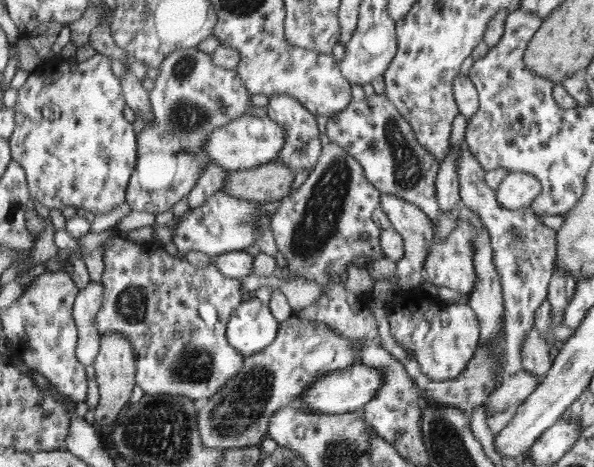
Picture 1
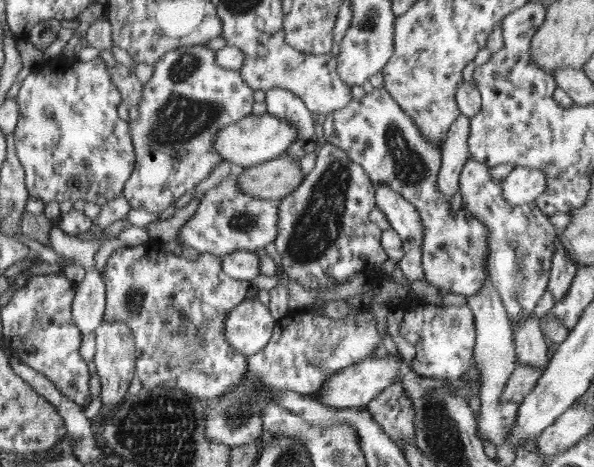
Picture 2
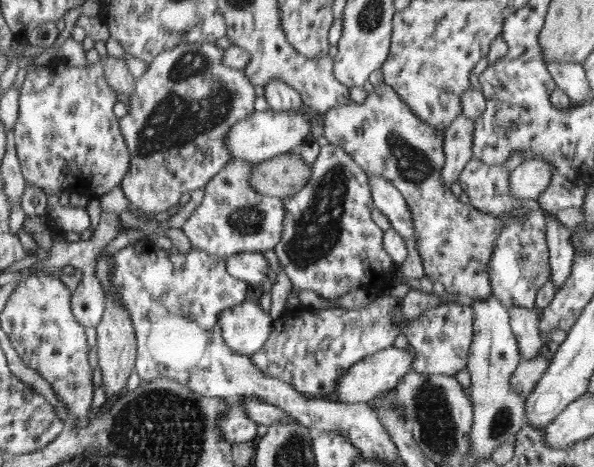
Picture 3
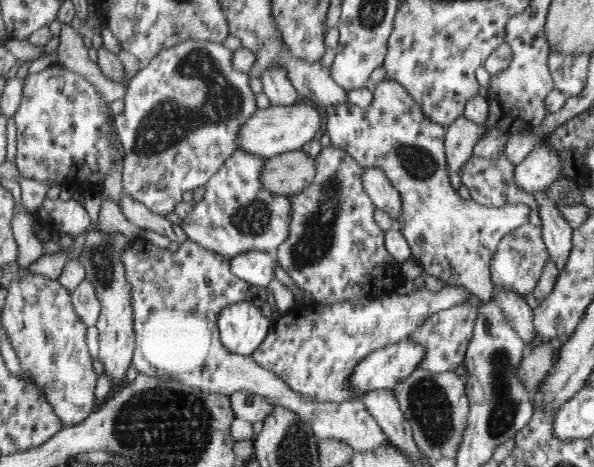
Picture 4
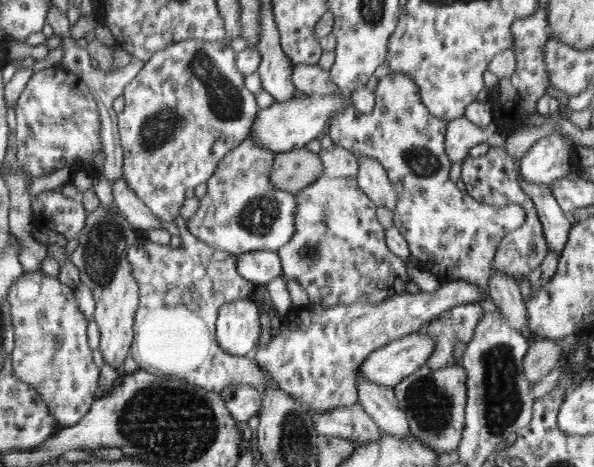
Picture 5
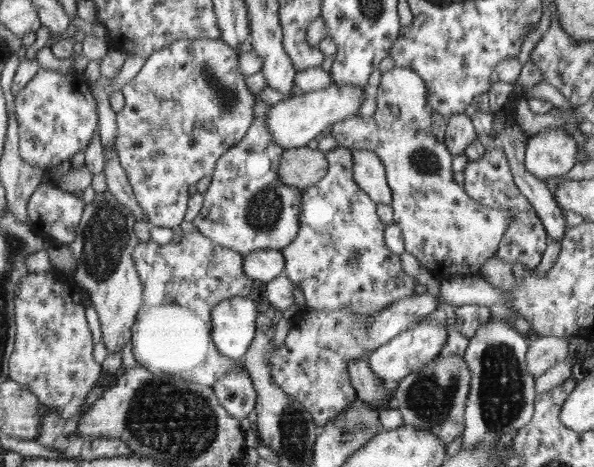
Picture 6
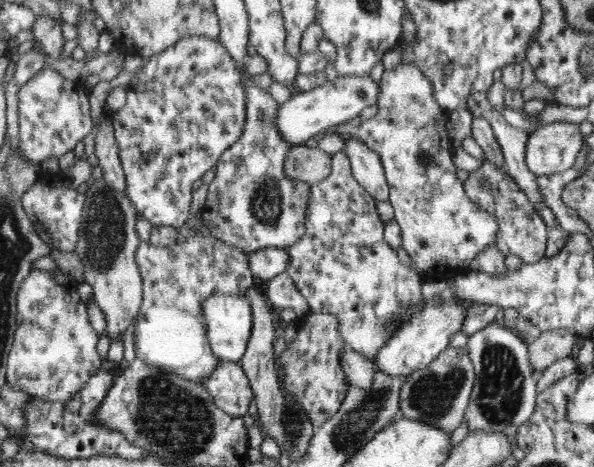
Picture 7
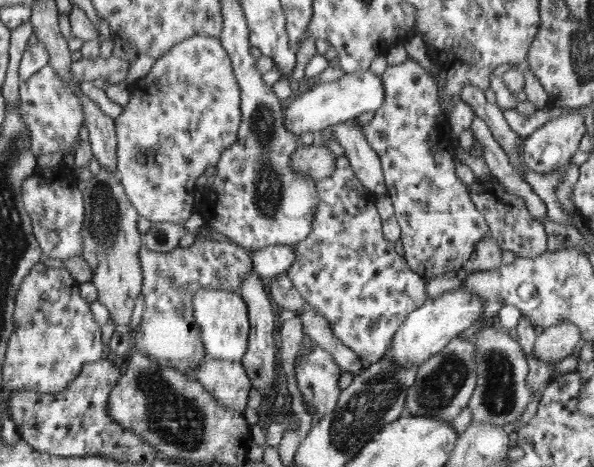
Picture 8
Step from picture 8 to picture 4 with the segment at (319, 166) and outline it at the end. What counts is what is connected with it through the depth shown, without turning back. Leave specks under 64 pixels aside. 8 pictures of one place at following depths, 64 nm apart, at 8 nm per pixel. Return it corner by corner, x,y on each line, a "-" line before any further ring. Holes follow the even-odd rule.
299,149
266,159
261,180
270,192
292,198
317,178
317,172
315,158

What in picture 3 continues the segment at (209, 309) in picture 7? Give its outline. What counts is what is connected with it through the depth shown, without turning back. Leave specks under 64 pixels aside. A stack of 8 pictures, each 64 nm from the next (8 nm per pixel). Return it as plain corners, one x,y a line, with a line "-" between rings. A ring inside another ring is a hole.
246,302
238,308
230,308
222,316
222,332
226,332
226,345
230,344
233,352
242,352
252,357
261,351
273,331
274,320
258,304

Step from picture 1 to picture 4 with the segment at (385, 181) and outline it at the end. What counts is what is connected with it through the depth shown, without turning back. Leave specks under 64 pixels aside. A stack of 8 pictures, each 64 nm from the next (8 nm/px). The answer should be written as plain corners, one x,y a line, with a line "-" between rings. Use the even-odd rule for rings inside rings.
384,79
382,82
377,83
376,89
373,92
372,103
367,108
357,107
350,102
344,104
338,104
334,106
329,106
325,110
328,113
328,119
326,120
326,136
330,137
331,145
338,148
345,149
346,152
350,153
350,156
354,157
354,160
362,166
363,169
366,168
380,168
382,172
385,172
386,176
389,177
389,181
398,189
400,197
402,197
402,216
405,218
405,222
402,225
395,225
407,240
410,248
412,249
412,254
418,260
423,273
430,274
437,279
440,279
444,286
457,287
466,290
470,295
477,296
480,301
486,301
493,299
496,294
492,282
492,272
491,266
493,262
494,255
497,252
497,247
499,246
502,238
505,238
512,231
515,231
518,227
521,227
525,223
529,222
529,215
532,214
533,208
530,208
526,204
510,204
502,208
488,208
488,206
482,206
478,202
474,202
472,199
466,199
466,202
458,196
458,192
450,186
448,182
448,157
445,153
445,126
442,124
436,124
422,112
422,106
418,104
410,92
406,92
406,89
398,85
395,80
390,81

